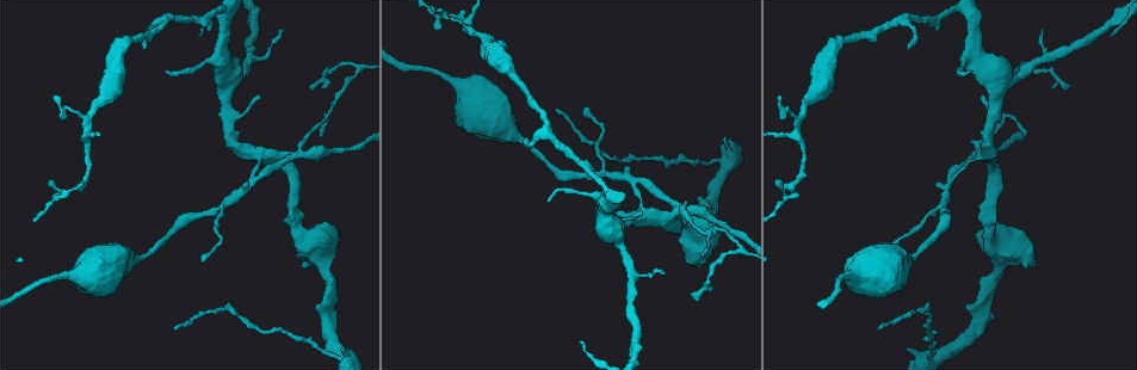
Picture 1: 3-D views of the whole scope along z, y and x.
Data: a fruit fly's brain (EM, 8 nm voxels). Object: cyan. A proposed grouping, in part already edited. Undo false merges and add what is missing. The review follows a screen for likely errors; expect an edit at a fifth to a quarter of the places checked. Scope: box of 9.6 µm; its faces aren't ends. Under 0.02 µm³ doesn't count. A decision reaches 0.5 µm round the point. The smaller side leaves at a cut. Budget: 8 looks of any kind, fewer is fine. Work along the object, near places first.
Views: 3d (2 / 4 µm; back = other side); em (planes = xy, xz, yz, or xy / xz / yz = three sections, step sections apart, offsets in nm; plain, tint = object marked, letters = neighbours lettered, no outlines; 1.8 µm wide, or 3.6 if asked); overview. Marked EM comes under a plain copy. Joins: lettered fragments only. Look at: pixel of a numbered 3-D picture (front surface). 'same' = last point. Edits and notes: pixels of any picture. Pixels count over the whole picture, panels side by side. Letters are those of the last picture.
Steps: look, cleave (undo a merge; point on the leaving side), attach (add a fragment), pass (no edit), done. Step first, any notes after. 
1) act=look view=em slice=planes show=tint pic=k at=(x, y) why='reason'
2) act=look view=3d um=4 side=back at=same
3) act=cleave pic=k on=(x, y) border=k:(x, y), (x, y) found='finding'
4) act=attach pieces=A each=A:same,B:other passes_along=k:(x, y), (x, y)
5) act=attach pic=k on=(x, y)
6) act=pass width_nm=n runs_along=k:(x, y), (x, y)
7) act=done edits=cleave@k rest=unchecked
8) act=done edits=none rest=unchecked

act=look view=3d um=2 pic=1 at=(173, 328) why='free end'

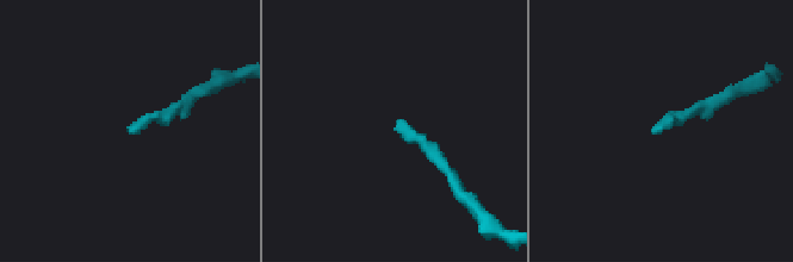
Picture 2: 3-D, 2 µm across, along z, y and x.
act=look view=em um=3.6 slice=yz step=16 show=letters pic=2 at=(131, 133)

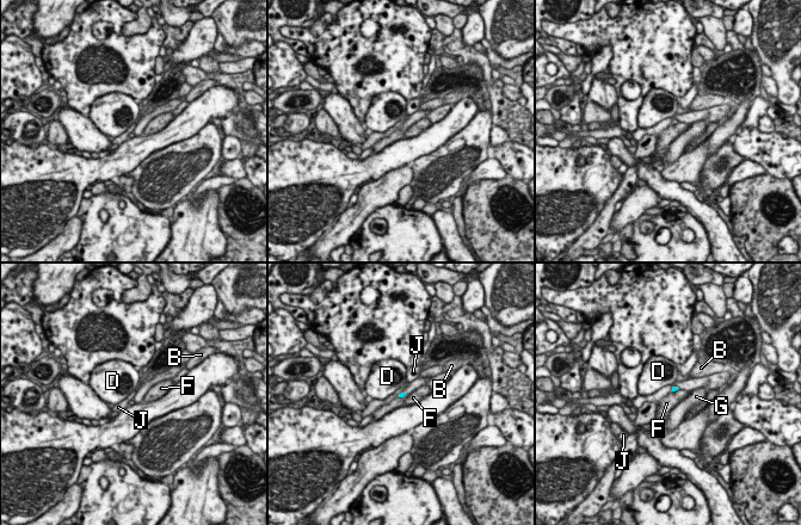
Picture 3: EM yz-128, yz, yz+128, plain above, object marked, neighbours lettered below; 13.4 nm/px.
act=look view=em um=3.6 slice=planes show=letters at=same

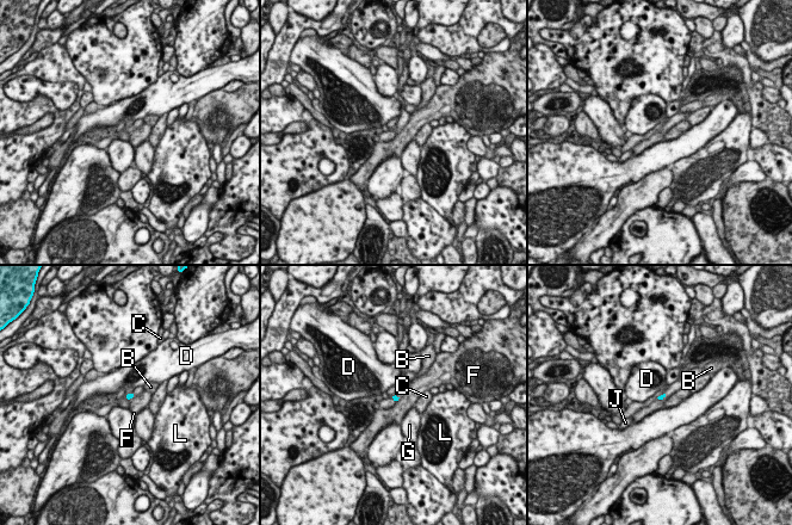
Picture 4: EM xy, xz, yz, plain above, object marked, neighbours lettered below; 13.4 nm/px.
act=pass longest_contact=F:110nm each=B:other,C:other,D:other,F:other,G:other,J:other,L:other border=4:(135, 396), (129, 400) found='no lettered fragment goes on from it'

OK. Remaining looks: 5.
act=look view=em um=3.6 slice=planes show=letters pic=1 at=(601, 174) why='branch point'

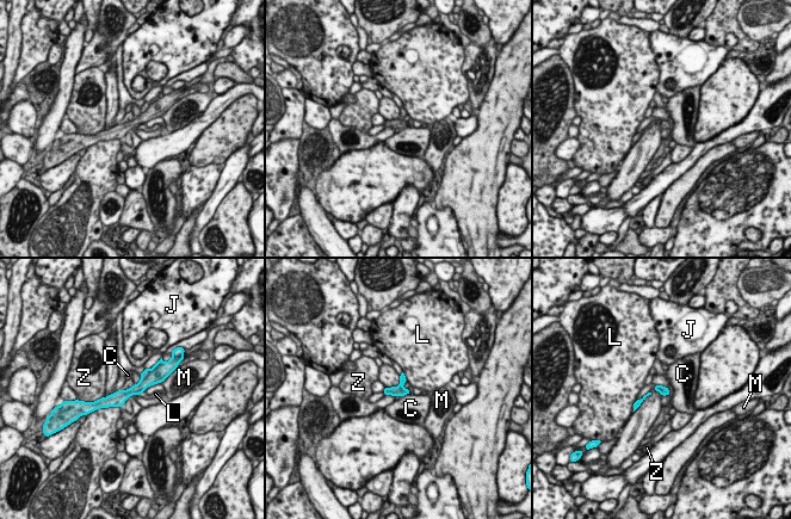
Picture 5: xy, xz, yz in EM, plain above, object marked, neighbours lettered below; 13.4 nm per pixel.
act=cleave pic=5 on=(158, 375) longest_contact=Z:180nm each=C:other,J:other,L:other,M:other,Z:other part_leaving=5:(161, 376), (116, 400), (99, 402) found='a second neuron is stuck on'

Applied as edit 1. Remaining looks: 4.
act=look view=3d um=2 side=back pic=1 at=(713, 159) why='abrupt turn'

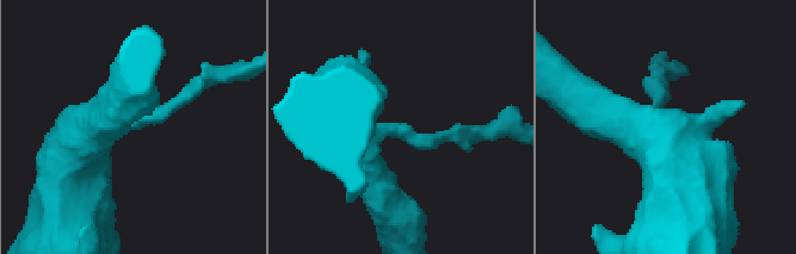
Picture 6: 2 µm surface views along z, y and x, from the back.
act=look view=em slice=yz step=8 show=letters pic=6 at=(396, 128) why='now the EM'

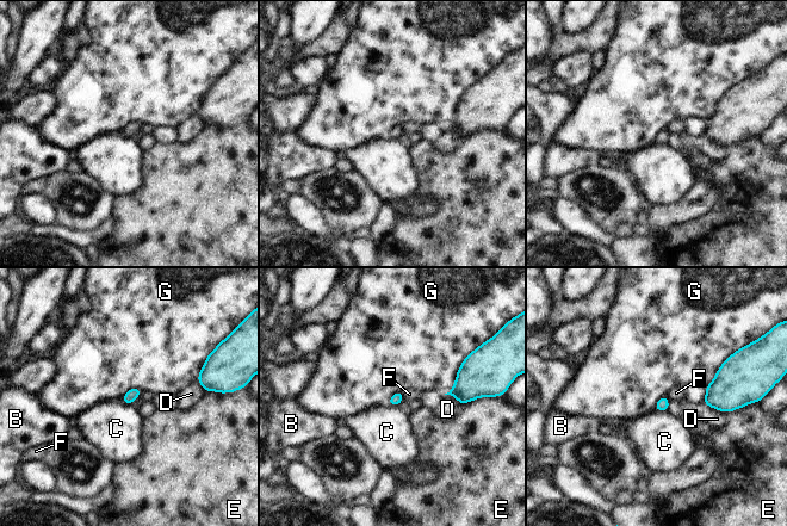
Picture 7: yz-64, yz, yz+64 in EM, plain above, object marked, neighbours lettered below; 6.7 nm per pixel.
act=pass each=B:other,C:other,D:other,E:other,F:other,G:other border=7:(654, 409), (668, 410) found='one neuron here'

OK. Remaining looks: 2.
act=look view=em slice=xz step=8 show=letters pic=1 at=(585, 108) why='free end'

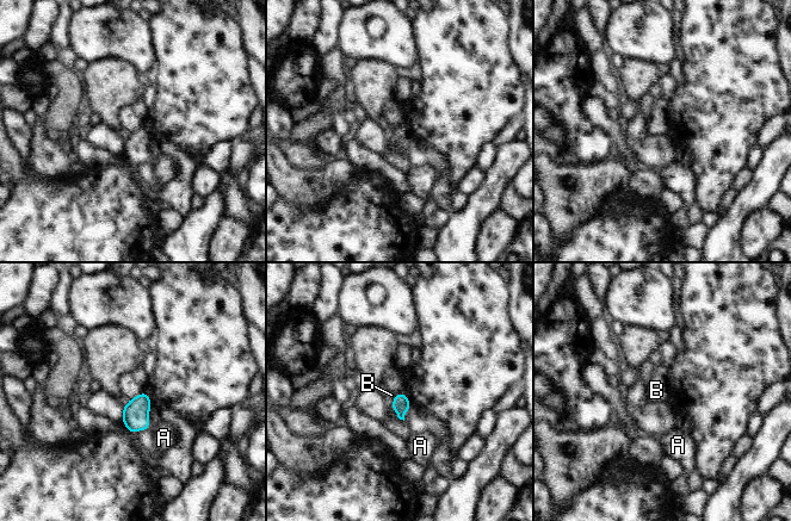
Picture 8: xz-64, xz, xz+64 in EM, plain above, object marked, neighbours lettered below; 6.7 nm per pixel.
act=look view=em slice=planes show=letters at=same why='cut it another way'

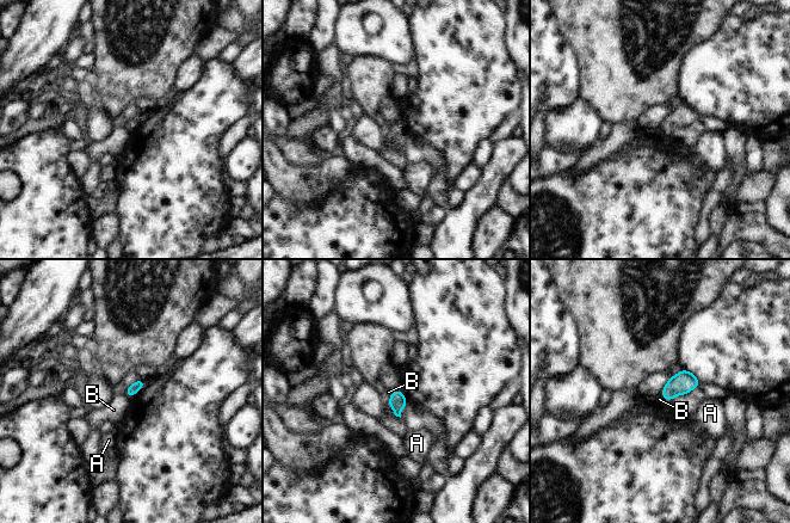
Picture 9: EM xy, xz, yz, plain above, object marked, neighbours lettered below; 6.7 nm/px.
act=pass width_nm=70 each=A:other,B:other border=9:(123, 393), (129, 399) found='no lettered fragment goes on from it'

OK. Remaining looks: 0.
act=done edits=cleave@5 rest=unchecked

